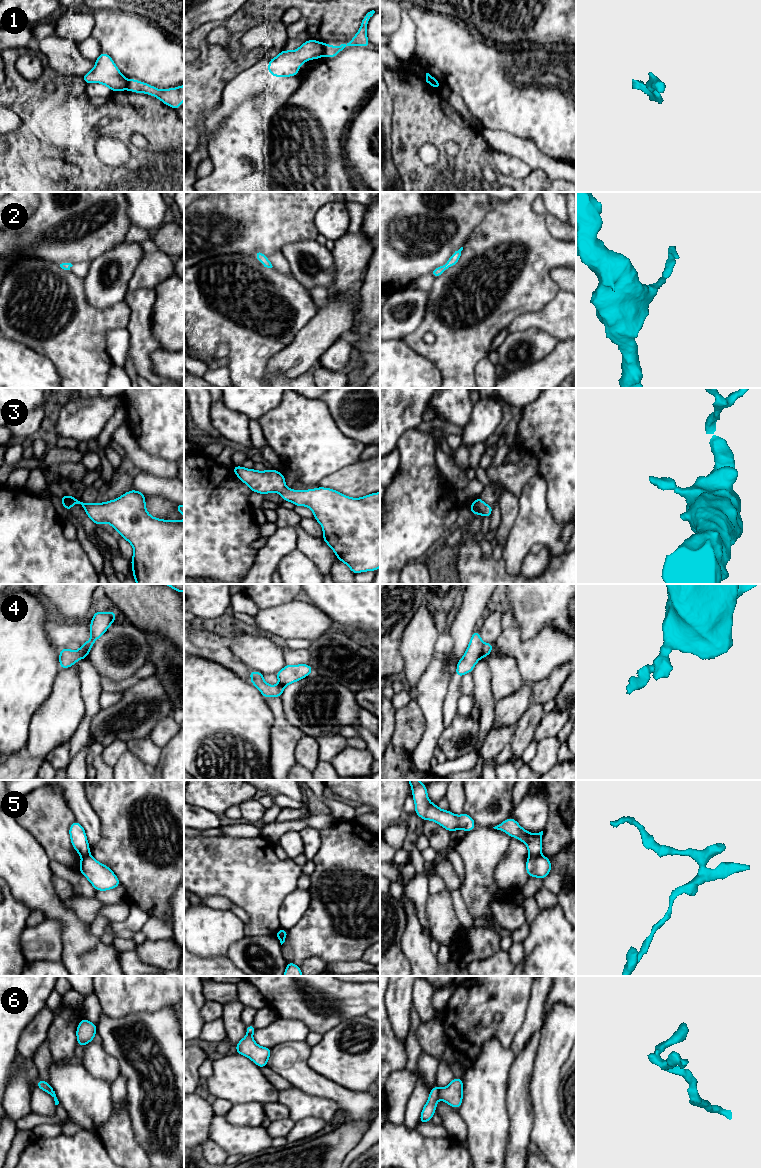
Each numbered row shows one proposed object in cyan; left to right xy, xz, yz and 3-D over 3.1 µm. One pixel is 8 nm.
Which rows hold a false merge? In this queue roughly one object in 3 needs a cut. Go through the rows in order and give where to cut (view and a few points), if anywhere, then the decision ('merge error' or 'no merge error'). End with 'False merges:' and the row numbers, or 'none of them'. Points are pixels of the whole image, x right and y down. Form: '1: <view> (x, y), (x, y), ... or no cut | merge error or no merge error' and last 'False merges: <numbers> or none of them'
1: xz (322, 43), (323, 54) | merge error
2: no cut | no merge error
3: no cut | no merge error
4: yz (484, 643), (481, 656) | merge error
5: yz (540, 854), (529, 856) | merge error
6: yz (438, 1089), (439, 1096) | merge error
False merges: 1, 4, 5, 6

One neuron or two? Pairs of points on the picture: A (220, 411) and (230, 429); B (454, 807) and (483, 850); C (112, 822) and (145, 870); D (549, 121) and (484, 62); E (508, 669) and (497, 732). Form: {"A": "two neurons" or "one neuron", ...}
{"A": "one neuron", "B": "two neurons", "C": "one neuron", "D": "one neuron", "E": "two neurons"}

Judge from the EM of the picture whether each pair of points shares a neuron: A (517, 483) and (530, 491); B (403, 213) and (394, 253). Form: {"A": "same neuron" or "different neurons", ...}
{"A": "different neurons", "B": "same neuron"}

